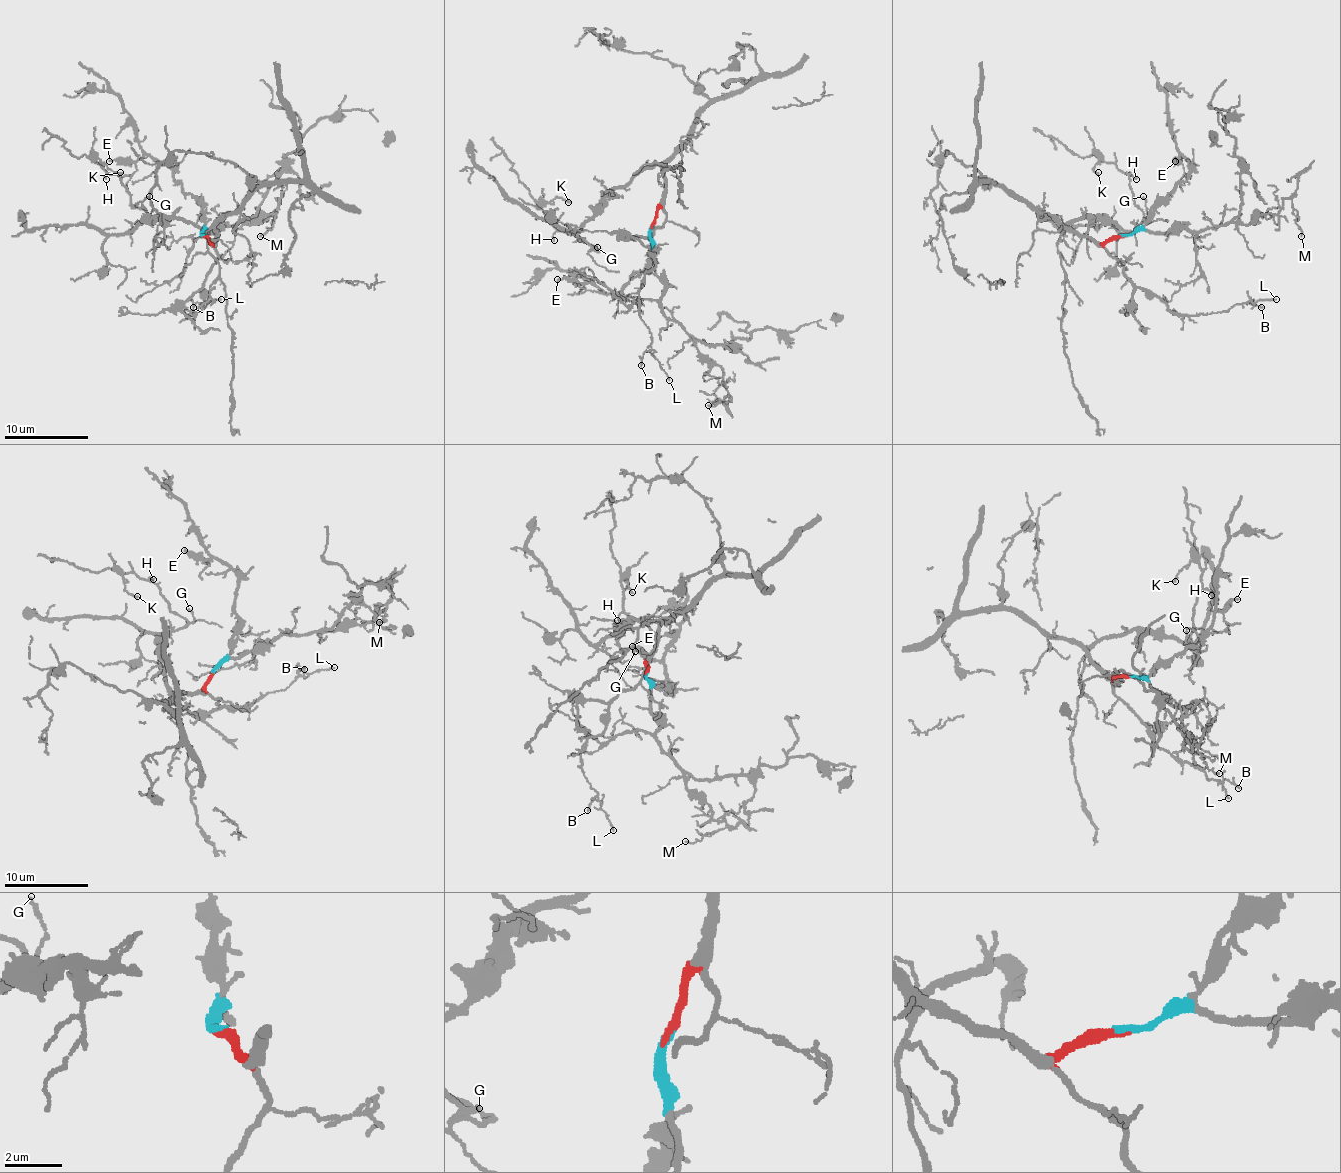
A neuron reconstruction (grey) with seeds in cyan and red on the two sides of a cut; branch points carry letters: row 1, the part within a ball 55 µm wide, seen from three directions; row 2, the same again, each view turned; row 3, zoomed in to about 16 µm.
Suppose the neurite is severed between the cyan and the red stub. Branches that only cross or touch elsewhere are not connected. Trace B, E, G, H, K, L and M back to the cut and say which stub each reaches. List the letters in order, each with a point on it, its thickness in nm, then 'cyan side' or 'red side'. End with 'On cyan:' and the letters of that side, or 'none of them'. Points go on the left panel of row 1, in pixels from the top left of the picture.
B: (193, 307) | 70 nm | red side
E: (109, 161) | 120 nm | cyan side
G: (149, 196) | 120 nm | red side
H: (106, 179) | 120 nm | red side
K: (120, 172) | 140 nm | red side
L: (221, 299) | 120 nm | red side
M: (260, 236) | 130 nm | cyan side
On cyan: E, M

